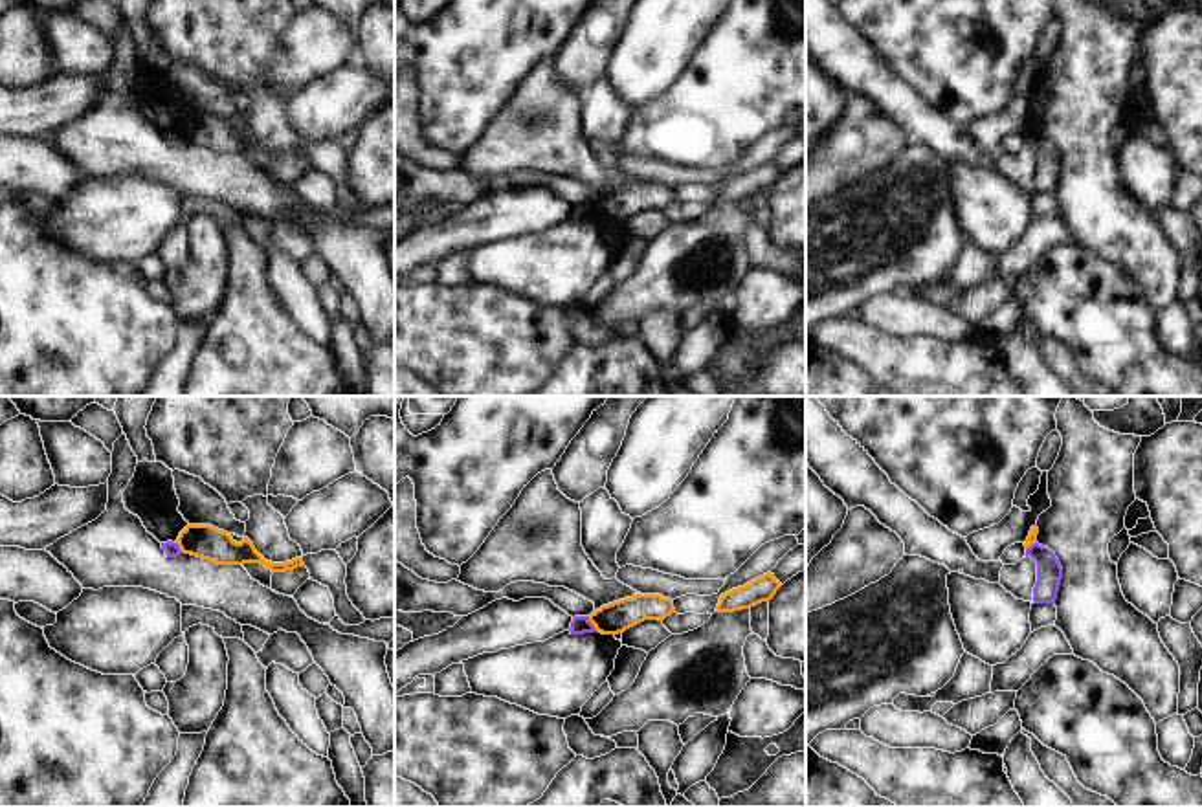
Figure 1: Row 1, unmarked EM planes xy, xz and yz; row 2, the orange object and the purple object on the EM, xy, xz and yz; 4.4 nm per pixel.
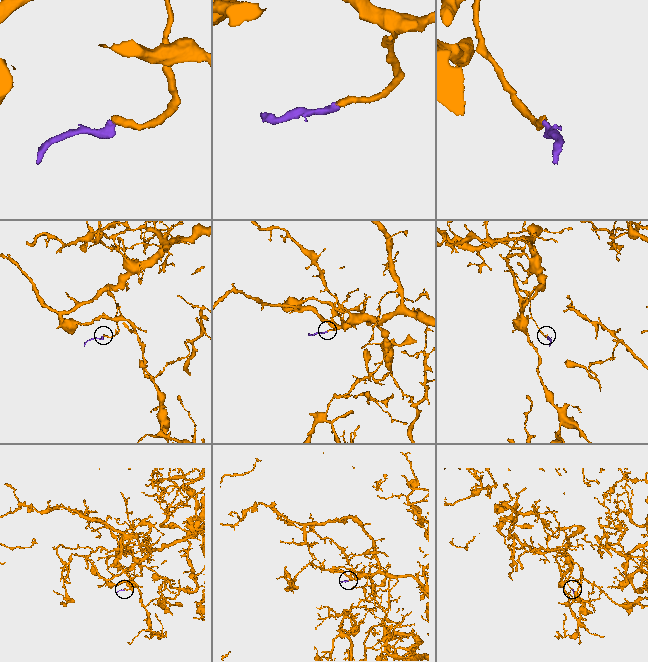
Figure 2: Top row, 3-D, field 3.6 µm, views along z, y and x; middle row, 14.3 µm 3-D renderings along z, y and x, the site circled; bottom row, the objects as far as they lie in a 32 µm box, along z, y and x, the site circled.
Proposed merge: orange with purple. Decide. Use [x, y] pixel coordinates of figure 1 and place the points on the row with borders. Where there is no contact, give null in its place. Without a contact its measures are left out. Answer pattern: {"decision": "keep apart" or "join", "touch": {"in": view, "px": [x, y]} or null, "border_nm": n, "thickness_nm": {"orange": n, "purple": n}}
{"decision": "keep apart", "touch": {"in": "xz", "px": [591, 622]}, "border_nm": 80, "thickness_nm": {"orange": 140, "purple": 80}}

